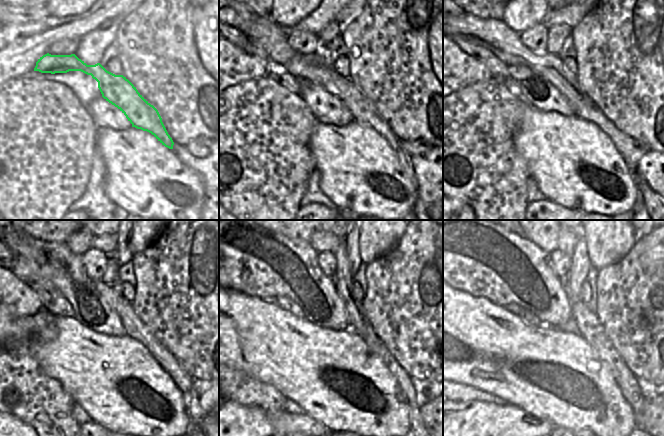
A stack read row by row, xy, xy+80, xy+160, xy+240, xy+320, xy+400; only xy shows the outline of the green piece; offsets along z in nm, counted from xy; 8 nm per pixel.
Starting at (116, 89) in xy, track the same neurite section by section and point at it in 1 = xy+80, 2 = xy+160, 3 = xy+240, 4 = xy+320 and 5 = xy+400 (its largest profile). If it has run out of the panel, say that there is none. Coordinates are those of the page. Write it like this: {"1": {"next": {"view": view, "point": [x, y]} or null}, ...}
{"1": {"next": {"view": "xy+80", "point": [363, 110]}}, "2": {"next": {"view": "xy+160", "point": [631, 157]}}, "3": {"next": {"view": "xy+240", "point": [183, 381]}}, "4": {"next": null}, "5": {"next": null}}

